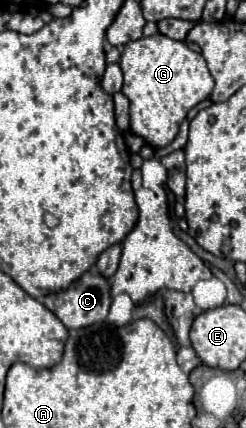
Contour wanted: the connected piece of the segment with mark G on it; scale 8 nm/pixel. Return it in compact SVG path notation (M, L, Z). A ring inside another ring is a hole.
M164 34L128 42L118 64L124 72L122 94L130 100L130 128L152 148L168 146L176 138L188 110L206 100L214 88L214 78L202 54Z

